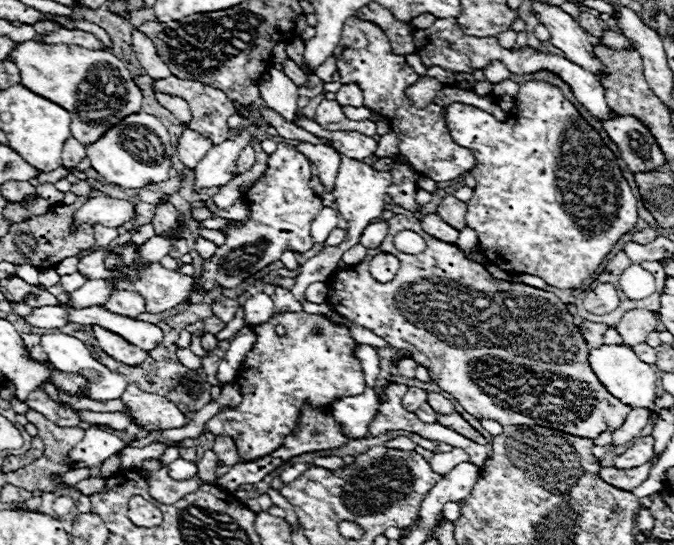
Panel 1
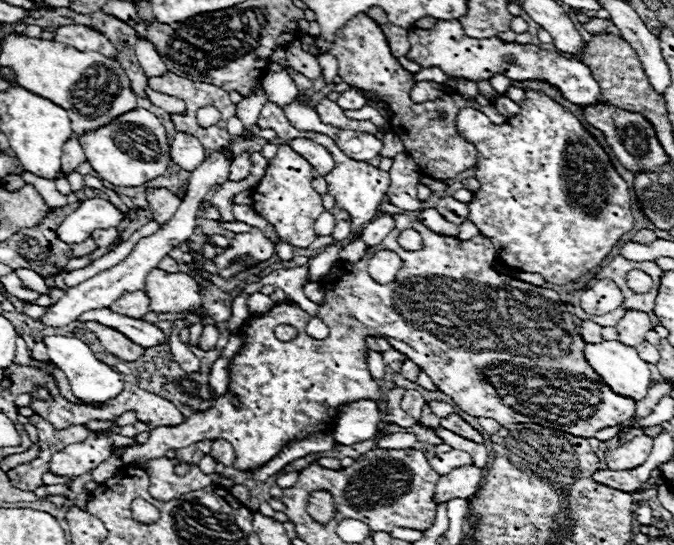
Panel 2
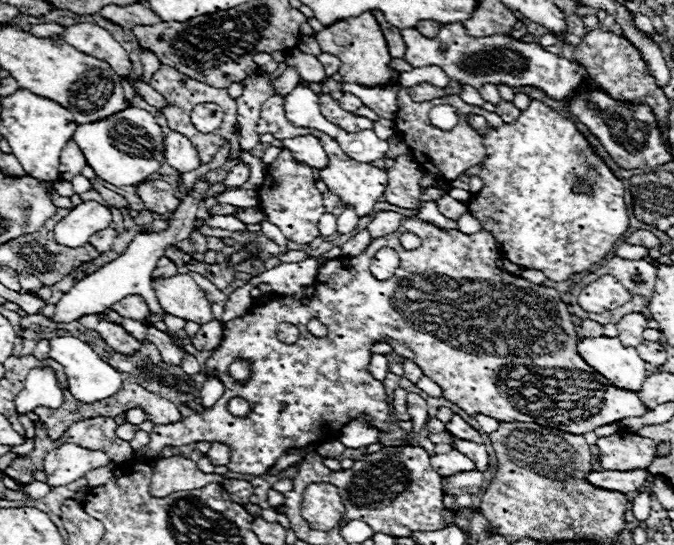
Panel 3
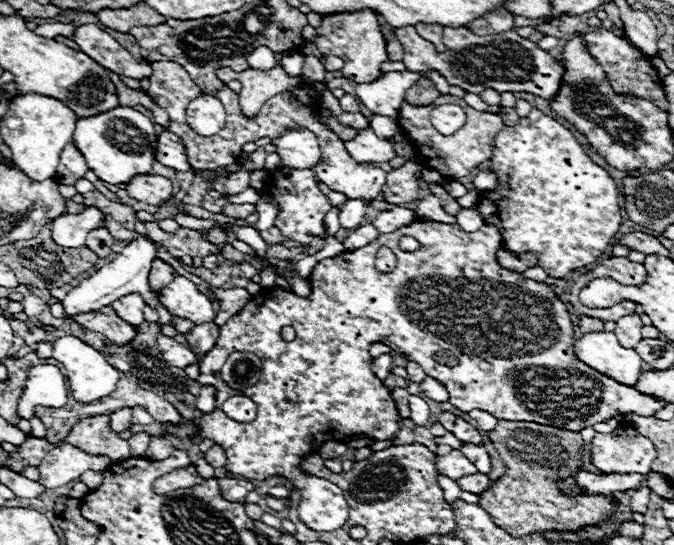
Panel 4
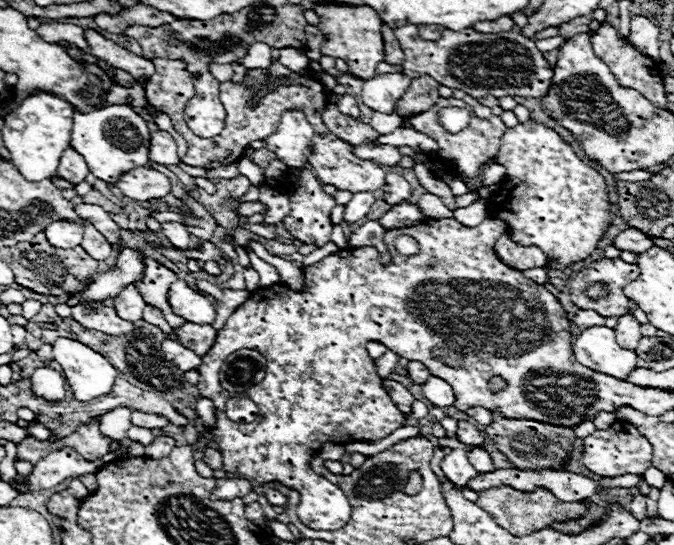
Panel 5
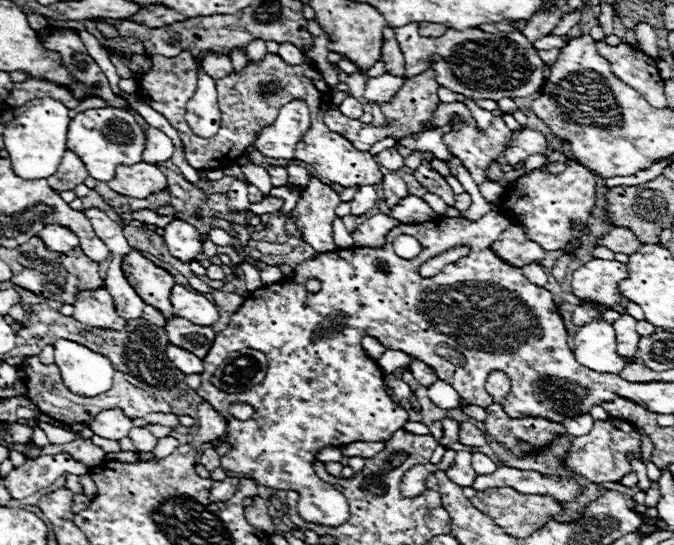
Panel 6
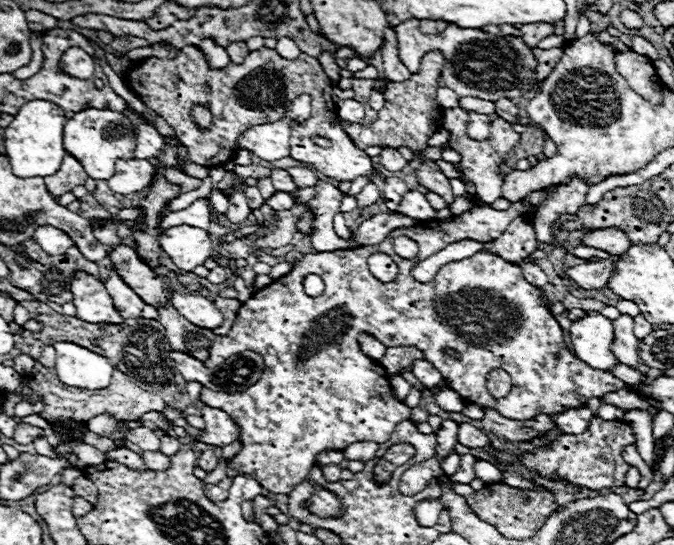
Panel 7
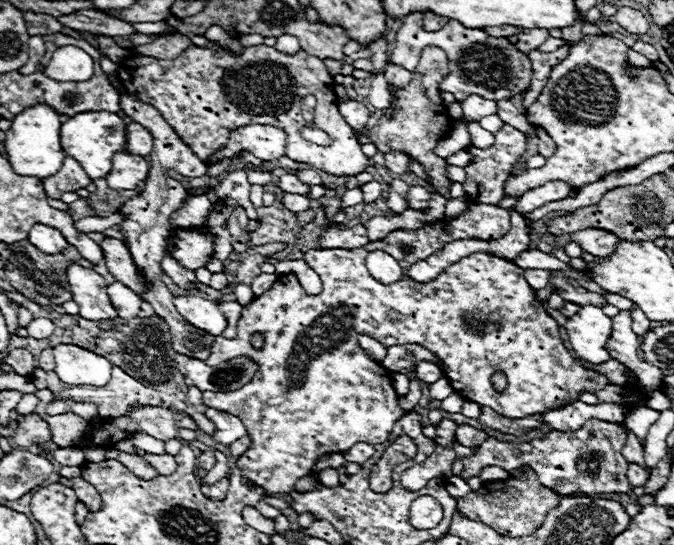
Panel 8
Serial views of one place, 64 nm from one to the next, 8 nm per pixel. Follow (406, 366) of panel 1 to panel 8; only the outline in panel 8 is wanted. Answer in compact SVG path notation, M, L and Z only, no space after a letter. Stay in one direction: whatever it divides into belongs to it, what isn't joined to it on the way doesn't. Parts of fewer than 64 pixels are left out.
M418 362L416 364L416 376L418 376L418 380L422 380L426 384L434 384L436 380L442 378L442 372L432 362Z

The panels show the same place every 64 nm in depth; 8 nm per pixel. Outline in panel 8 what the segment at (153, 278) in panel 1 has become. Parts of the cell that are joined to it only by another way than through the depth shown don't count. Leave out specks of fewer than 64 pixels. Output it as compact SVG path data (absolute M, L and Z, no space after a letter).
M176 296L174 306L186 322L190 322L192 326L196 326L196 328L200 328L212 336L220 336L228 326L226 316L220 312L218 304L210 302L206 298Z

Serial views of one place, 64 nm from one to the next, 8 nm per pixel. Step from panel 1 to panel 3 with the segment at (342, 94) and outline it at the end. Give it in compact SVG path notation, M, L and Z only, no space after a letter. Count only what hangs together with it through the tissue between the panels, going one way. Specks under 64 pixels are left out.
M344 92L344 96L338 100L338 104L340 104L342 110L348 110L348 112L356 112L356 110L362 106L360 98L356 98L356 96L350 94L350 92Z

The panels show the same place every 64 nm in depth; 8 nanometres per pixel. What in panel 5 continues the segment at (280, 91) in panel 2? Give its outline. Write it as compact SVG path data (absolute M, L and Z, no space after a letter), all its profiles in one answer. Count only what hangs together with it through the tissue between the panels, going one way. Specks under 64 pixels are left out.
M282 48L282 50L280 50L280 62L282 62L286 68L294 70L294 72L308 66L308 58L306 58L304 52L298 50L298 48Z

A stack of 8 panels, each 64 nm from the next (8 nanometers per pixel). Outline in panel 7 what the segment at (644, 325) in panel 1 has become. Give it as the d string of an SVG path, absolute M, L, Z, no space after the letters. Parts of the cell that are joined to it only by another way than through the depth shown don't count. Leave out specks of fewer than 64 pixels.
M620 314L614 322L614 340L612 340L612 354L616 358L632 368L640 368L640 358L638 358L638 344L640 340L634 336L634 318L628 314Z

